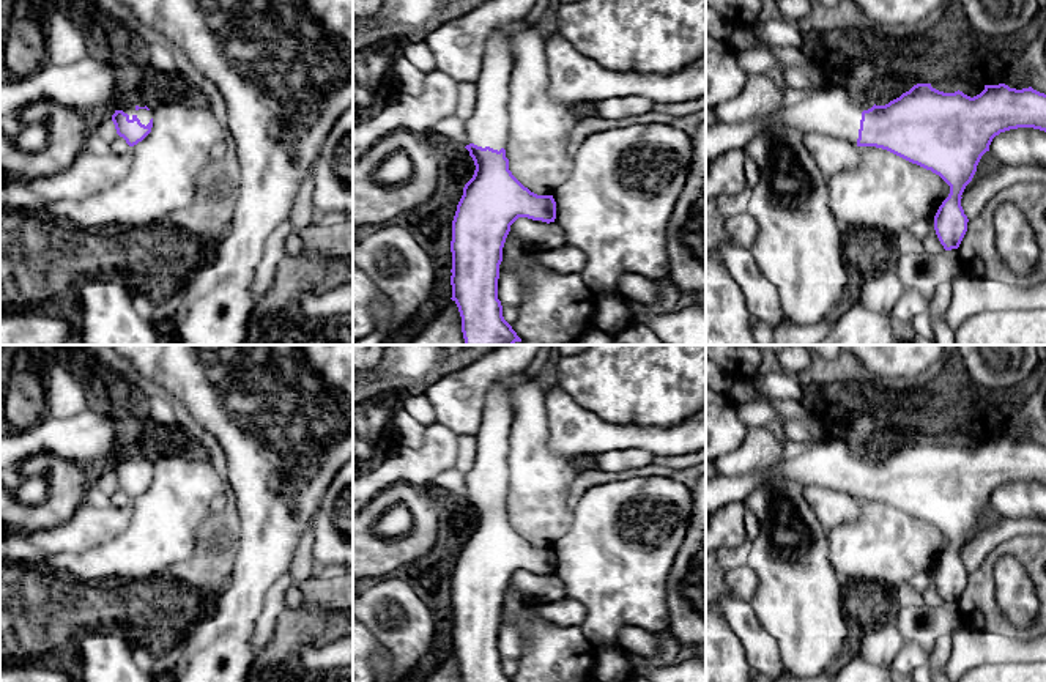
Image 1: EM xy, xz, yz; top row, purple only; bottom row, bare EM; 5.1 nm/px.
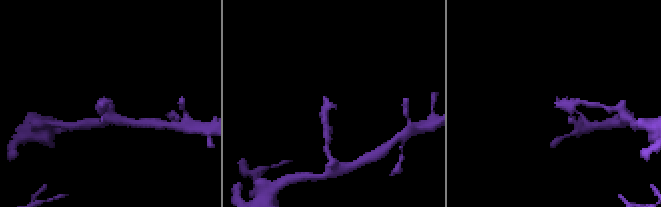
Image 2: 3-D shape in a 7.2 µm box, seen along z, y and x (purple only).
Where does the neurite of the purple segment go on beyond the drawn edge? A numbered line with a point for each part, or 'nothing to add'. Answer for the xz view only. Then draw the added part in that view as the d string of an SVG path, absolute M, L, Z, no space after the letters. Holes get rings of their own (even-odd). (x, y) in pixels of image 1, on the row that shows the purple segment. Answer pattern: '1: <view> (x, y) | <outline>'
1: xz (489, 126) | M526 19L496 27L485 44L485 58L477 80L476 110L465 121L463 146L474 143L501 150L509 140L509 80L512 52L509 39L526 27Z

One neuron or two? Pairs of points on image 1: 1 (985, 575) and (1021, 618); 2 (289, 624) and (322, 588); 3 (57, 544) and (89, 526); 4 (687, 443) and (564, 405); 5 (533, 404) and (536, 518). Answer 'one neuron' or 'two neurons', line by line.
1: two neurons
2: one neuron
3: one neuron
4: one neuron
5: one neuron

